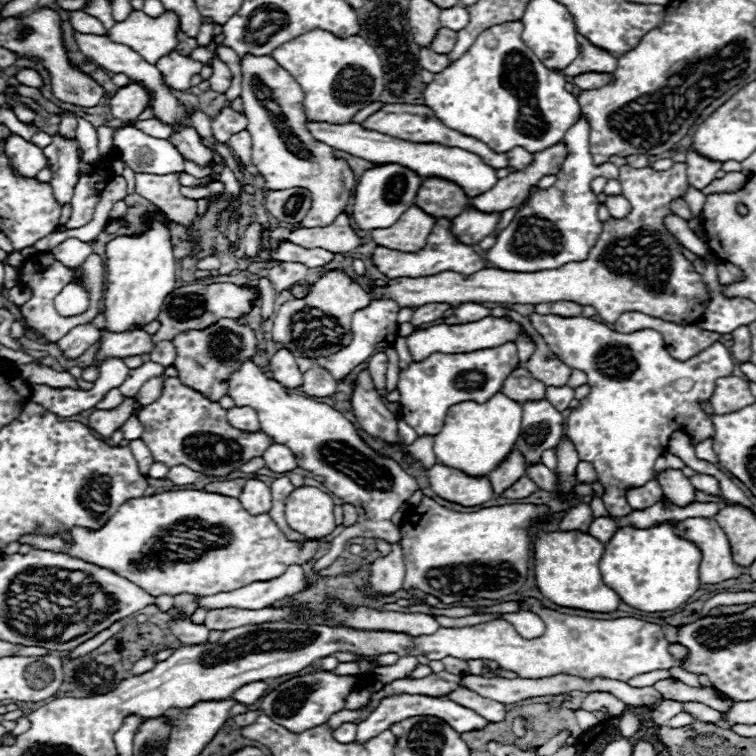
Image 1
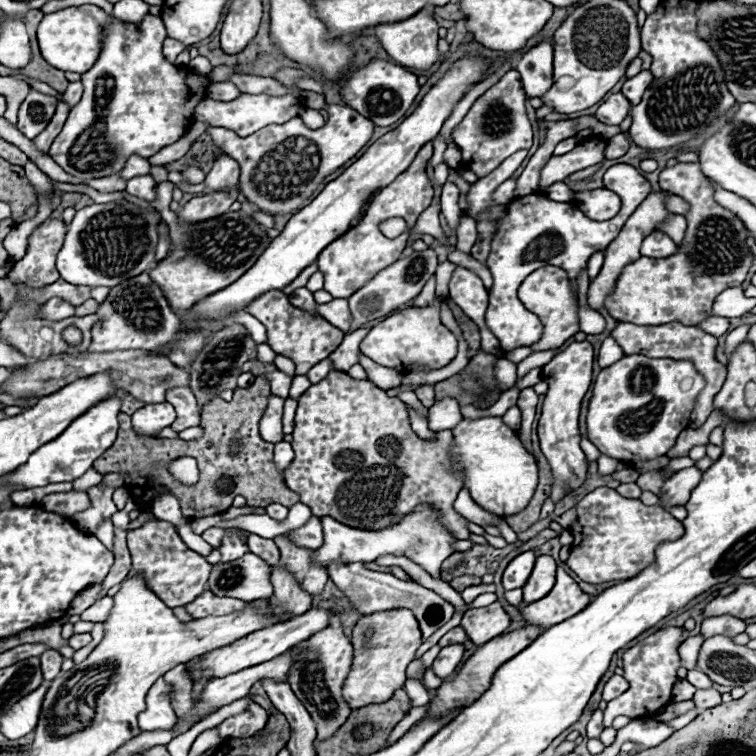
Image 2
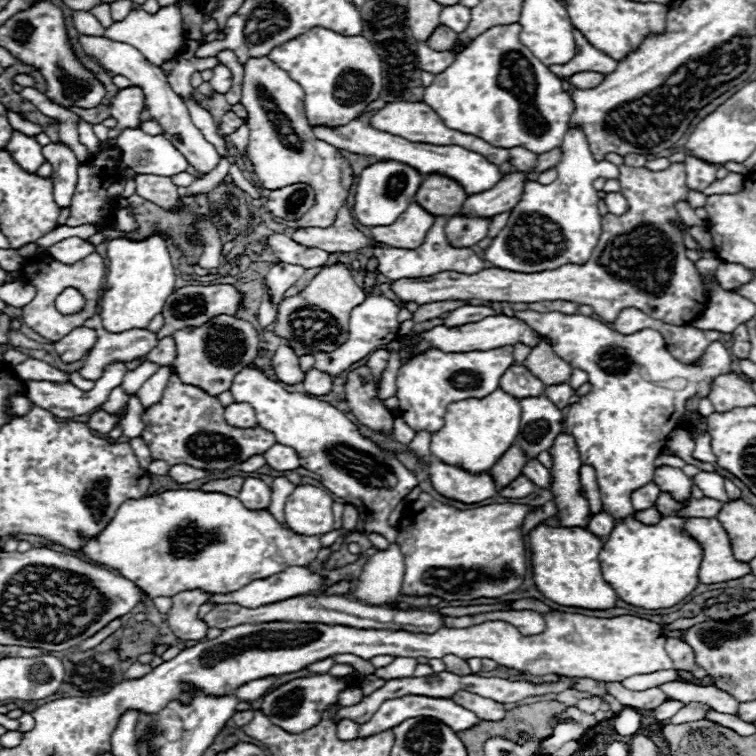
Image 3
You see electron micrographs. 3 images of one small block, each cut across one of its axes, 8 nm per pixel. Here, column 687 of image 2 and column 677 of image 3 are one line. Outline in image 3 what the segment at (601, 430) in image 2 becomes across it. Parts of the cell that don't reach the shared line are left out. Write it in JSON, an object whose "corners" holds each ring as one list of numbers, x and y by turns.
{"corners":[[528,310,528,312,516,312,516,316,518,316,520,320,524,320,530,328,534,328,536,332,540,332,544,338,548,338,548,340,550,340,550,346,552,346,552,348,556,348,556,352,560,352,560,356,564,356,564,360,568,360,568,364,572,364,572,368,580,368,580,370,584,370,584,372,588,374,588,382,592,384,592,390,590,390,586,396,582,396,582,398,578,400,578,404,568,406,568,414,566,414,566,420,564,420,564,432,566,432,566,434,570,434,570,436,574,438,574,442,576,442,576,446,578,446,580,460,582,460,584,464,590,464,590,466,596,470,598,488,600,488,602,504,604,504,606,512,612,512,612,516,618,516,618,518,628,516,628,514,630,514,630,512,626,512,628,496,630,496,630,492,632,492,632,490,636,490,636,488,640,488,640,486,644,486,644,484,648,484,648,482,652,482,652,478,654,478,654,460,656,460,656,456,666,448,666,444,664,444,664,442,666,442,668,434,670,434,672,430,676,430,676,428,686,428,686,426,682,426,682,418,684,418,684,414,686,414,686,400,688,400,688,398,692,398,692,396,706,398,706,396,710,394,710,390,712,390,712,382,714,382,714,378,716,378,716,376,720,376,720,374,728,374,728,372,732,372,730,352,726,350,726,346,724,346,722,342,712,342,712,344,706,348,704,356,700,356,700,360,698,360,696,364,680,364,680,362,678,362,676,358,672,358,672,356,670,356,670,352,666,350,666,344,664,344,664,338,660,336,660,332,650,330,650,328,648,328,648,330,640,330,640,332,636,332,636,334,628,334,628,336,626,336,626,334,620,334,620,332,610,330,606,324,602,324,602,322,598,322,598,320,594,320,594,318,590,318,590,316,582,316,582,314,566,316,566,314,560,314,560,312,540,314,540,312]]}

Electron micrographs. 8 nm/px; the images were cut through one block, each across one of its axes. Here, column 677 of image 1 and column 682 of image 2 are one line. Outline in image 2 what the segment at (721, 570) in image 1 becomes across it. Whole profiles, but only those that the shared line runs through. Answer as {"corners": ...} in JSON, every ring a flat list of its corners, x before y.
{"corners":[[596,488,586,494,576,506,578,518,570,528,574,544,566,564,590,584,608,580,626,580,636,576,654,560,654,550,666,540,682,536,684,526,662,506,646,506,640,500,624,498,612,488]]}

